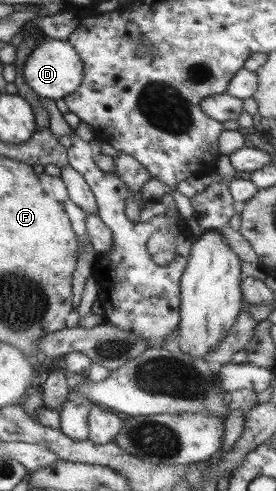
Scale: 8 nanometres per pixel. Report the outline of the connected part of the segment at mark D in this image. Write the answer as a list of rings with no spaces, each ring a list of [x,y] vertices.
[[[44,36],[28,54],[24,68],[22,68],[22,79],[42,100],[56,101],[68,96],[80,86],[82,72],[84,72],[84,65],[76,55],[75,48],[67,40]]]

